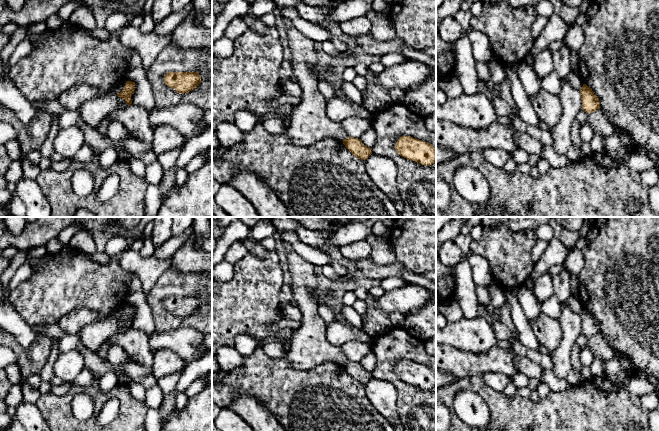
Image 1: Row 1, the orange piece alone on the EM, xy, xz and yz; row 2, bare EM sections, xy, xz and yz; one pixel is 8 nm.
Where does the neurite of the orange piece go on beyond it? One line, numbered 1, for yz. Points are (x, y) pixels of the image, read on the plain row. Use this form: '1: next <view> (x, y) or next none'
1: next none

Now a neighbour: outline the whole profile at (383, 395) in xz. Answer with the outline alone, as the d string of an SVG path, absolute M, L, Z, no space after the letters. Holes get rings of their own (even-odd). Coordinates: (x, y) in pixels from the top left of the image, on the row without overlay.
M372 377L365 389L368 399L381 415L391 424L402 424L397 410L398 393L392 383Z

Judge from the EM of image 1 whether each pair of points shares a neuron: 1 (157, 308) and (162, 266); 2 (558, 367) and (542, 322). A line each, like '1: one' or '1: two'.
1: two
2: two

